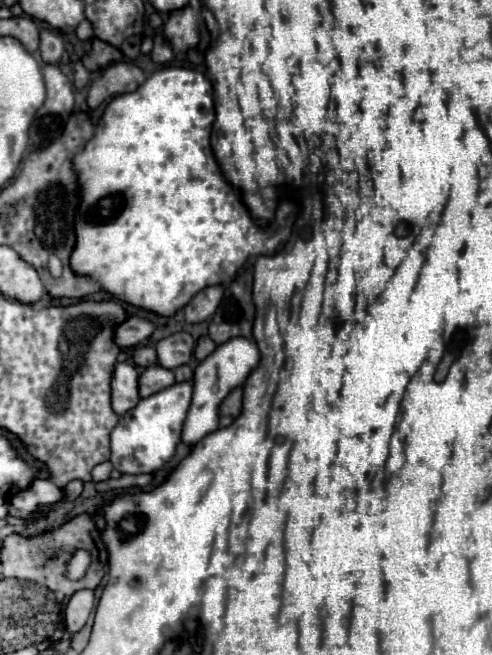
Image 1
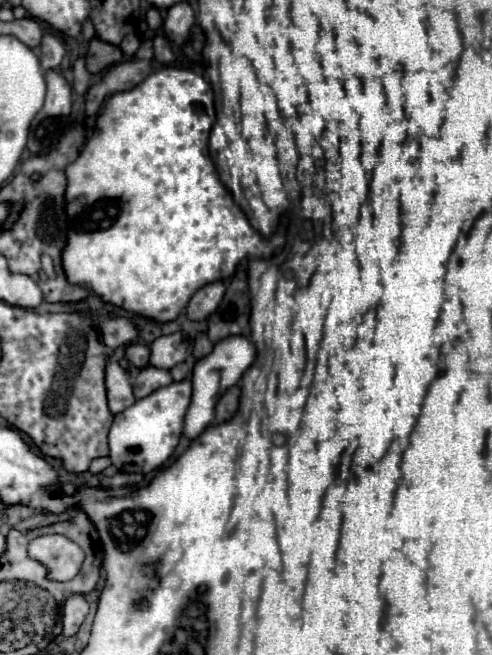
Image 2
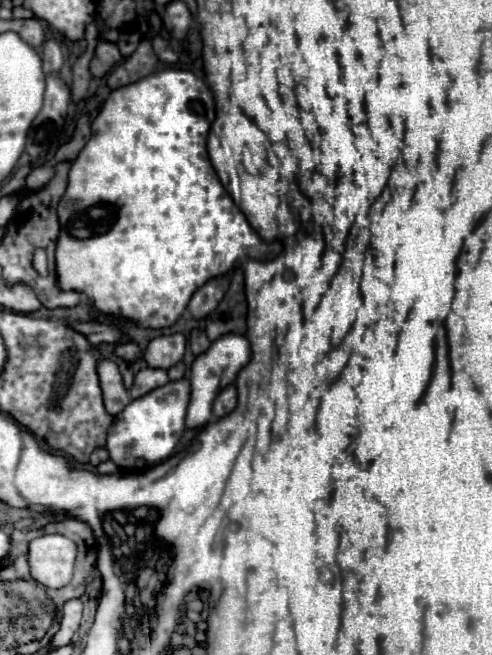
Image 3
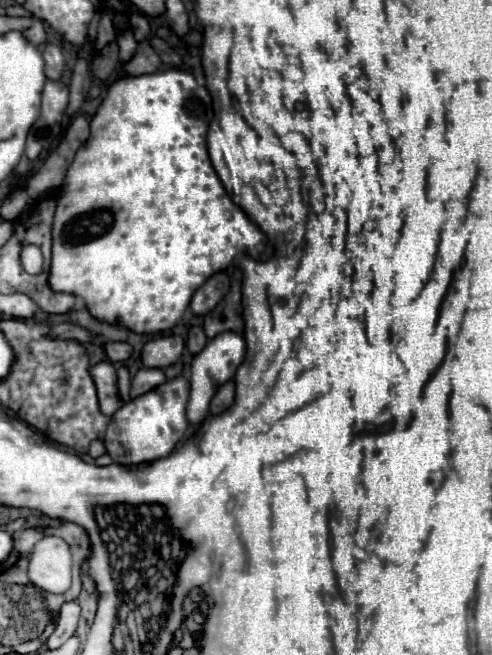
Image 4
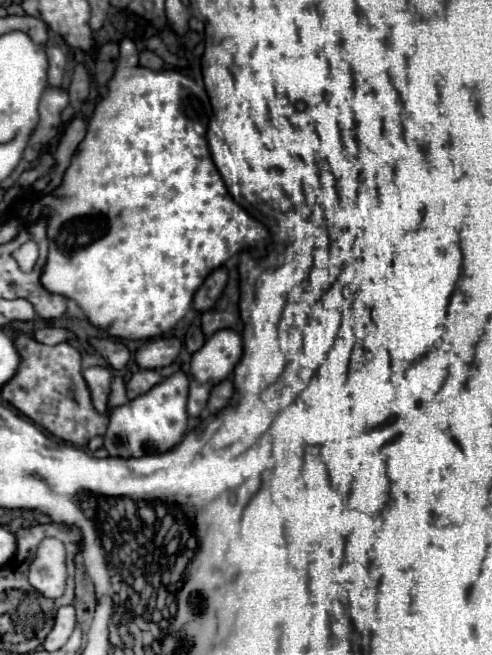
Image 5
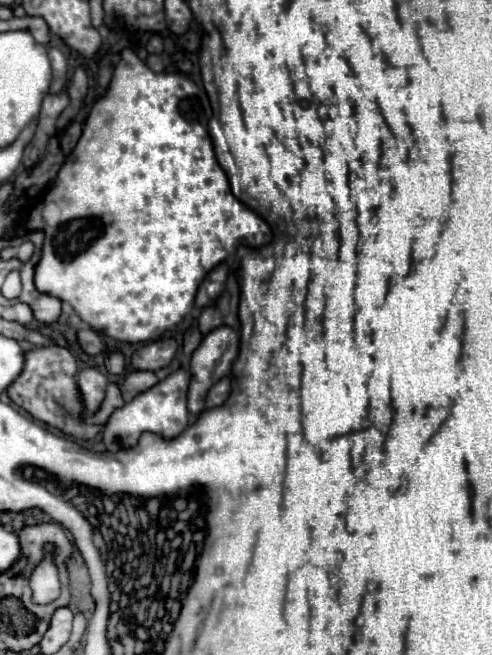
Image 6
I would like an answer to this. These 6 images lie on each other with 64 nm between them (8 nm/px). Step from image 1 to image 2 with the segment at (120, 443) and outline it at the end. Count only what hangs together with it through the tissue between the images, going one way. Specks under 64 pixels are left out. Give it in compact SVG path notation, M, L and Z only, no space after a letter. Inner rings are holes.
M190 380L172 382L164 388L158 388L150 396L136 400L130 408L116 414L108 434L112 464L122 472L136 474L150 474L158 470L172 456L182 436L184 414L190 404L190 394L192 394Z

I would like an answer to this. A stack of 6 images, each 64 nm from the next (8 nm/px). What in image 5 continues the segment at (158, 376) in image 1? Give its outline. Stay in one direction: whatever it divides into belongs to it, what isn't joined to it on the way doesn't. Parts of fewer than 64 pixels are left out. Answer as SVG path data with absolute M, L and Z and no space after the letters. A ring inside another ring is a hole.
M138 370L132 374L132 378L126 382L126 394L128 398L136 398L144 392L148 392L152 386L156 386L162 380L162 376L156 370Z

